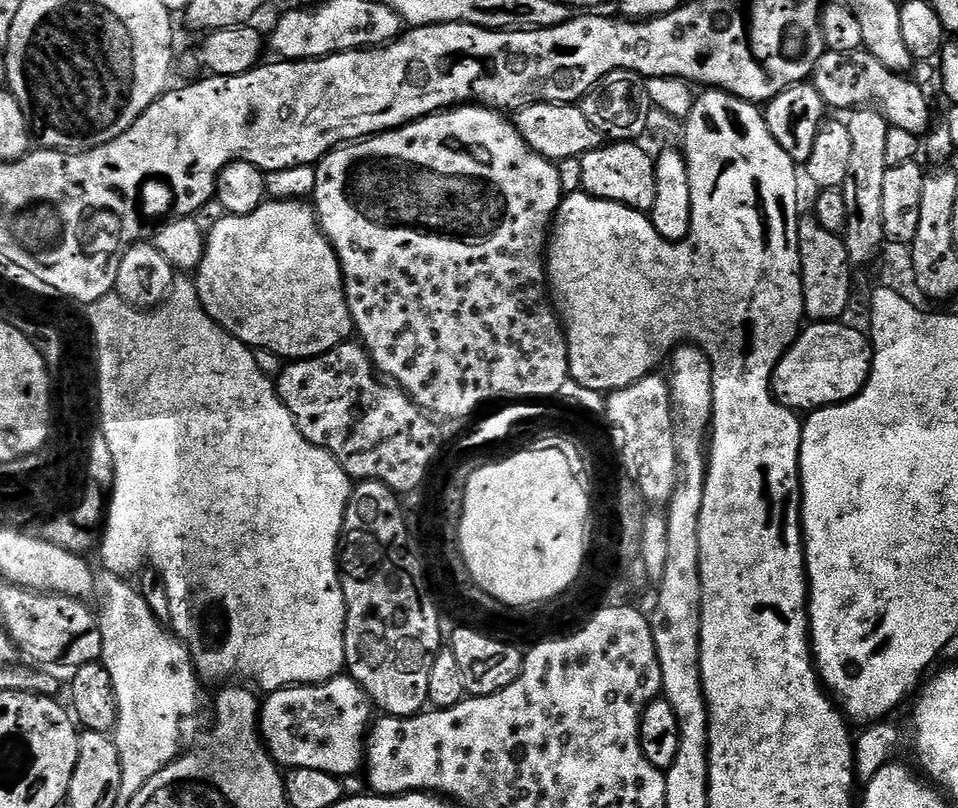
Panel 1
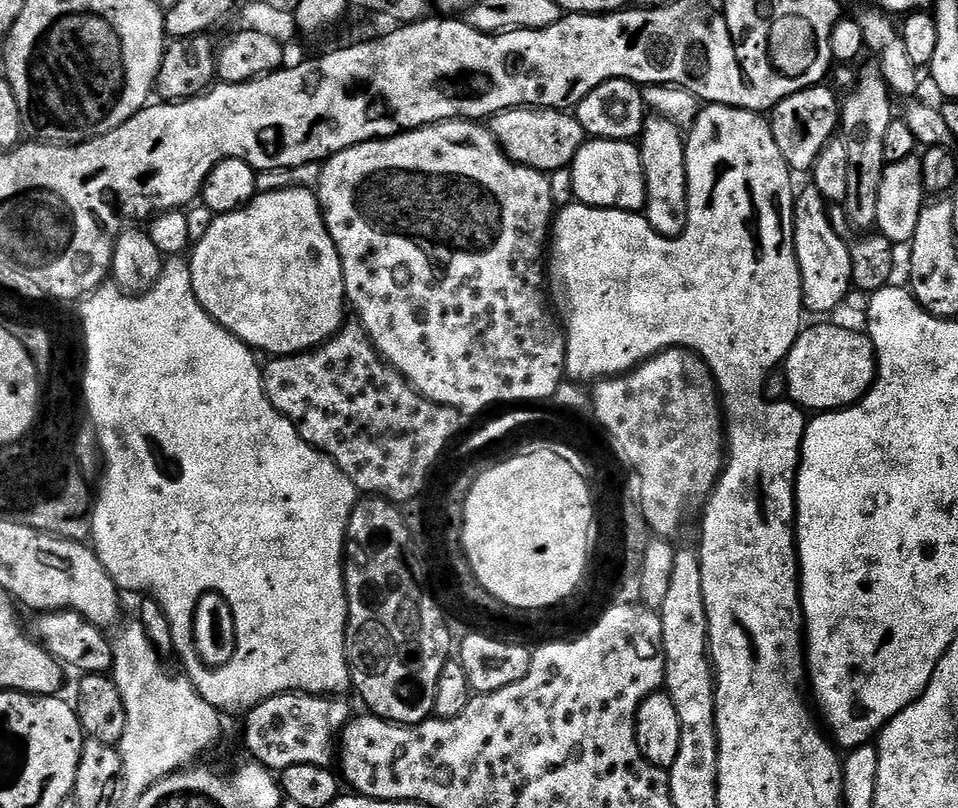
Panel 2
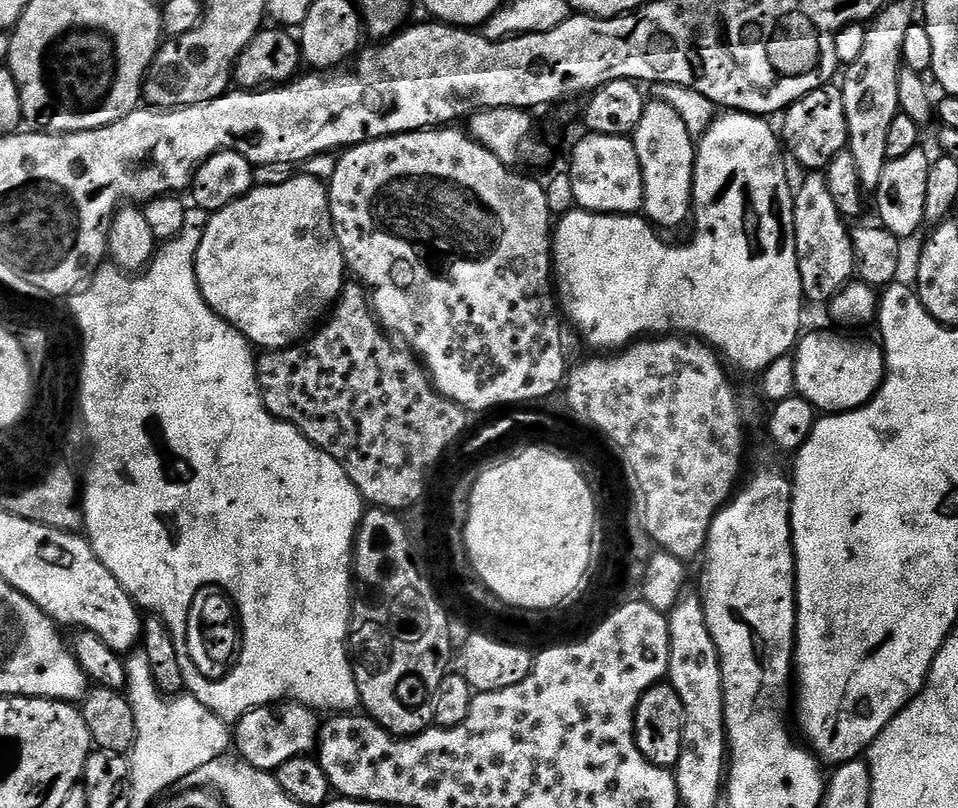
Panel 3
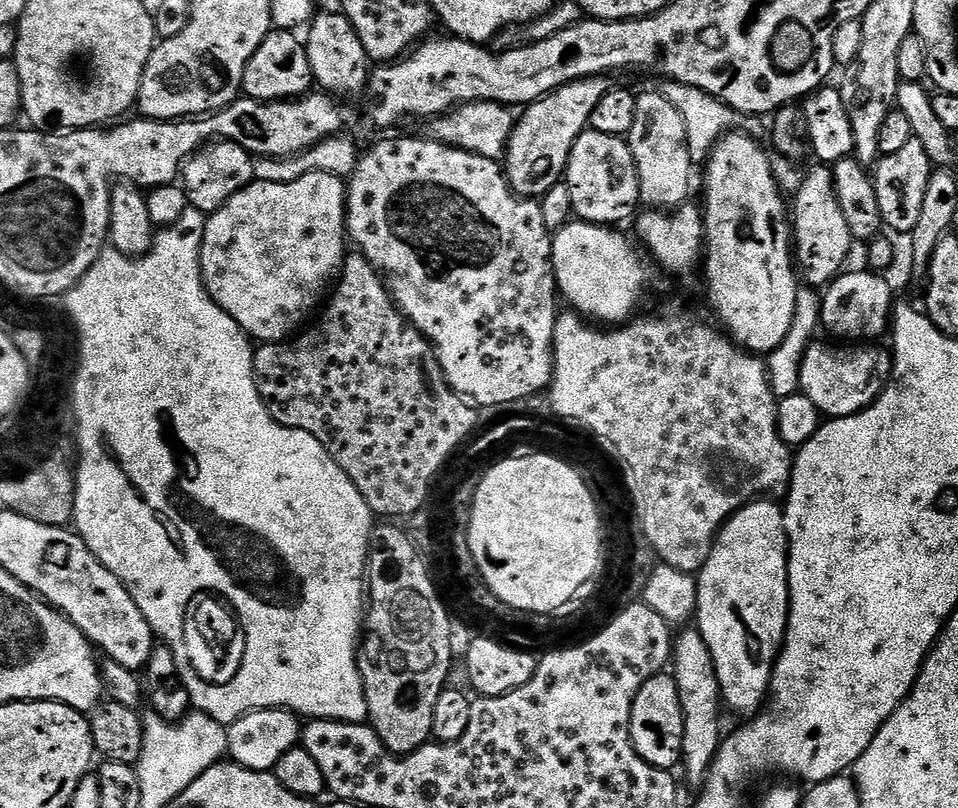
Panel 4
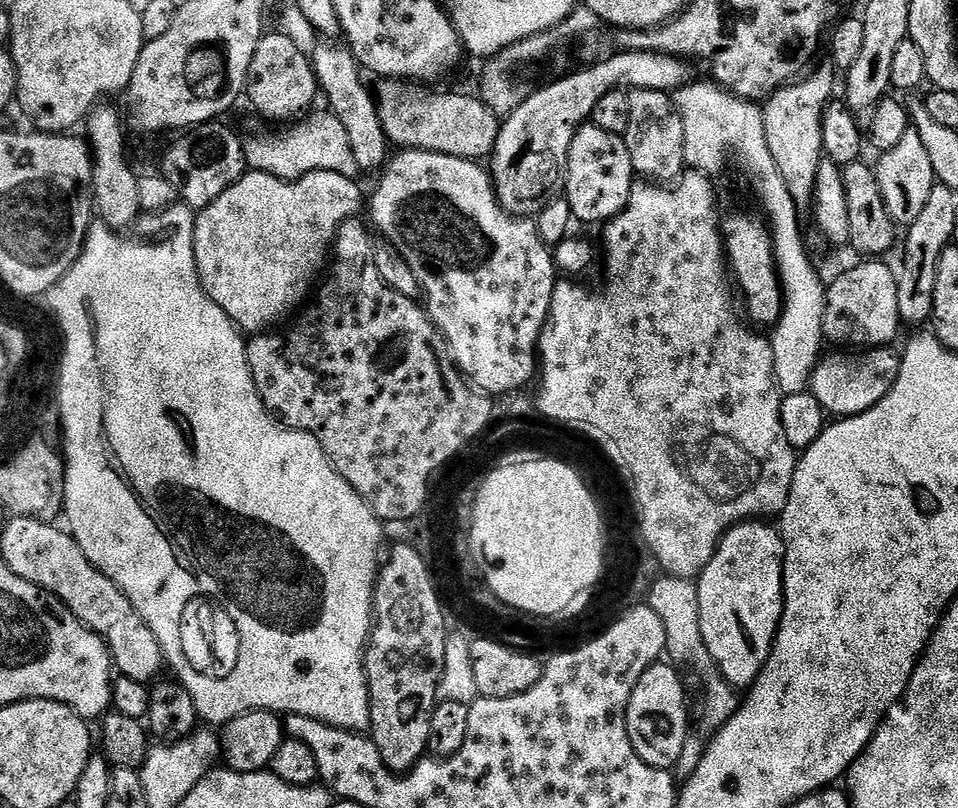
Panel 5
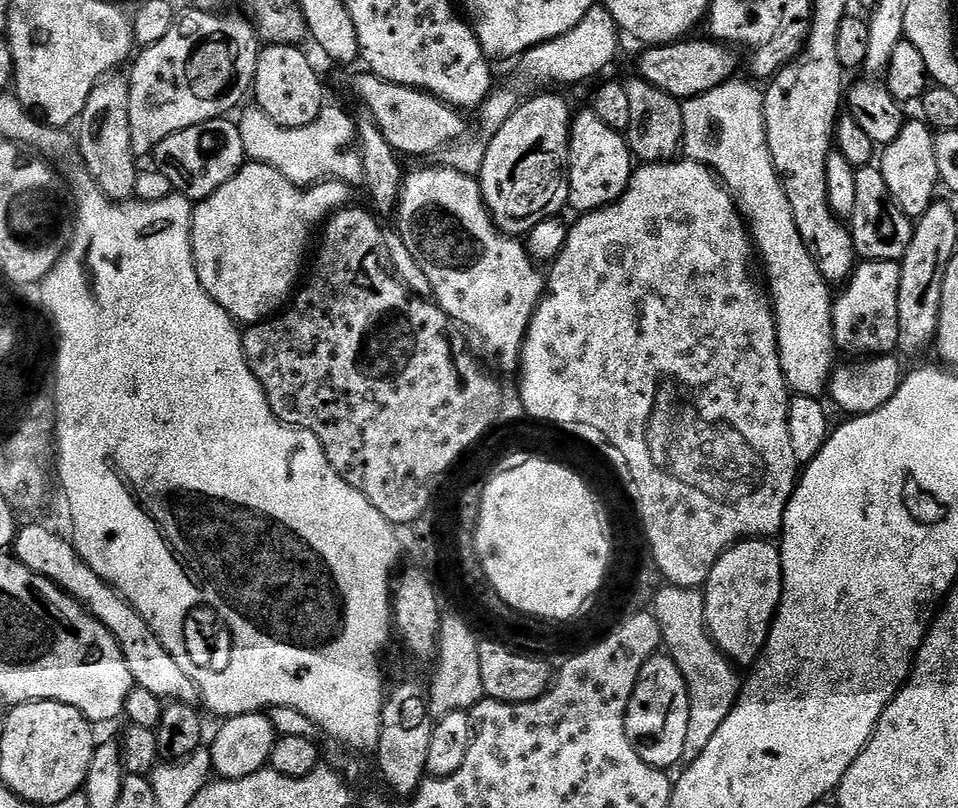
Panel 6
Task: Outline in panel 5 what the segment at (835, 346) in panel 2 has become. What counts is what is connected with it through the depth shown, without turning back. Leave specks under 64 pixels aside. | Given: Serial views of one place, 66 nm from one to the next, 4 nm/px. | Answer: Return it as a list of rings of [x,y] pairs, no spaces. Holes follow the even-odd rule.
[[[891,347],[874,348],[863,354],[856,354],[860,356],[836,356],[833,360],[825,359],[816,365],[816,371],[812,374],[811,395],[823,406],[825,413],[833,412],[833,417],[861,416],[875,404],[882,402],[882,398],[886,398],[890,389],[896,385],[902,360],[892,351]]]

